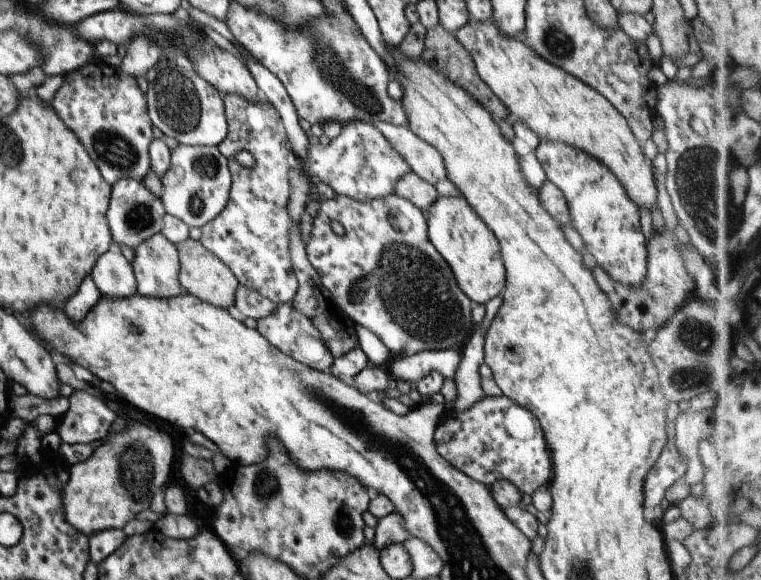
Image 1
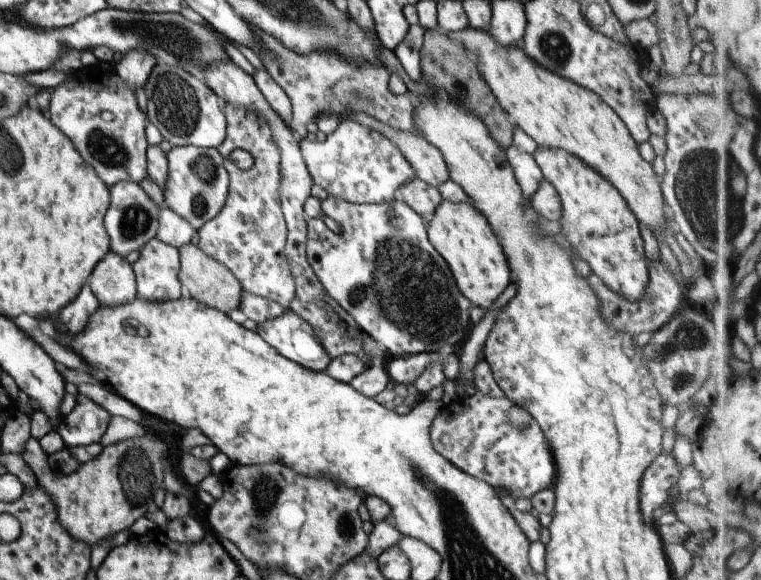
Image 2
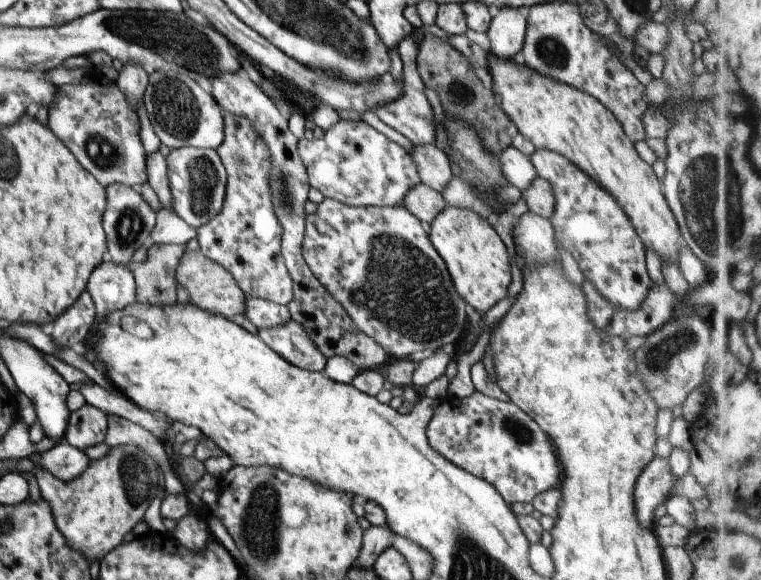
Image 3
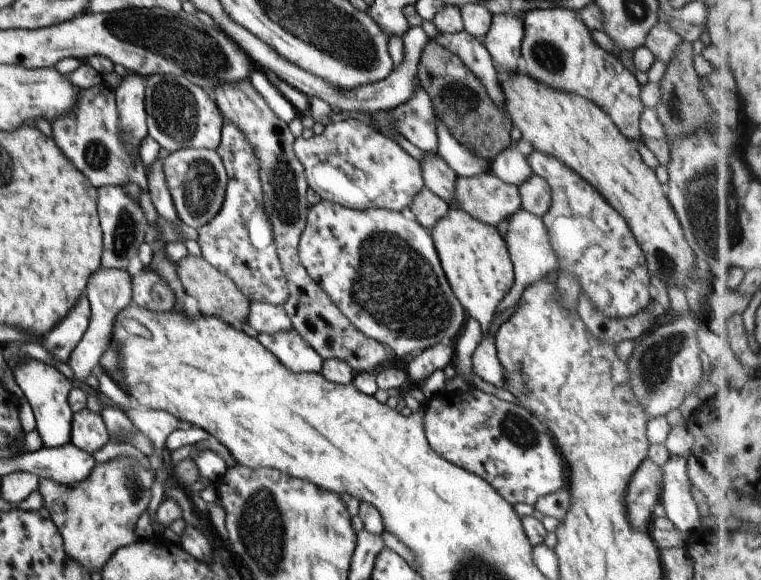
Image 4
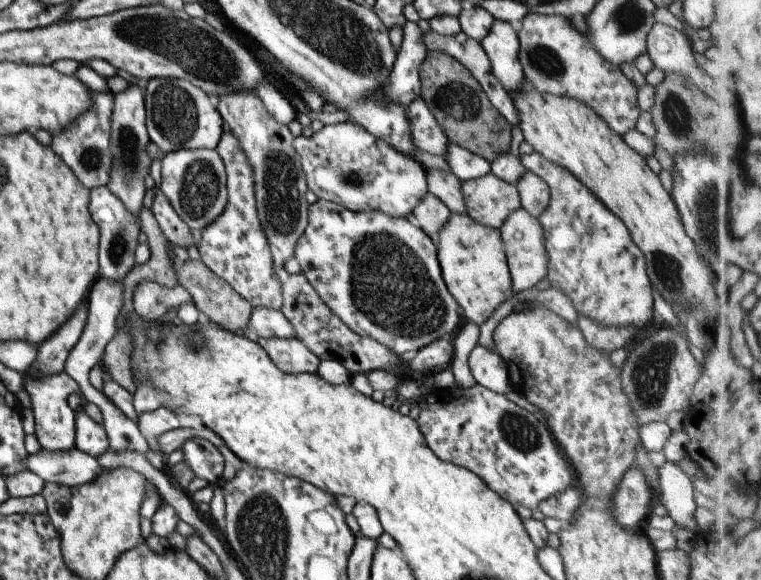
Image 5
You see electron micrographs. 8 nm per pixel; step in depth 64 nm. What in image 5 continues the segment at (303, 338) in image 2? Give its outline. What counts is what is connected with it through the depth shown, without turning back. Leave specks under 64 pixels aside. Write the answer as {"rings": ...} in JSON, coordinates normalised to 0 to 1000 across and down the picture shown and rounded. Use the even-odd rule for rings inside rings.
{"rings":[[[339,581],[338,593],[372,645],[414,645],[419,617],[390,583]]]}

